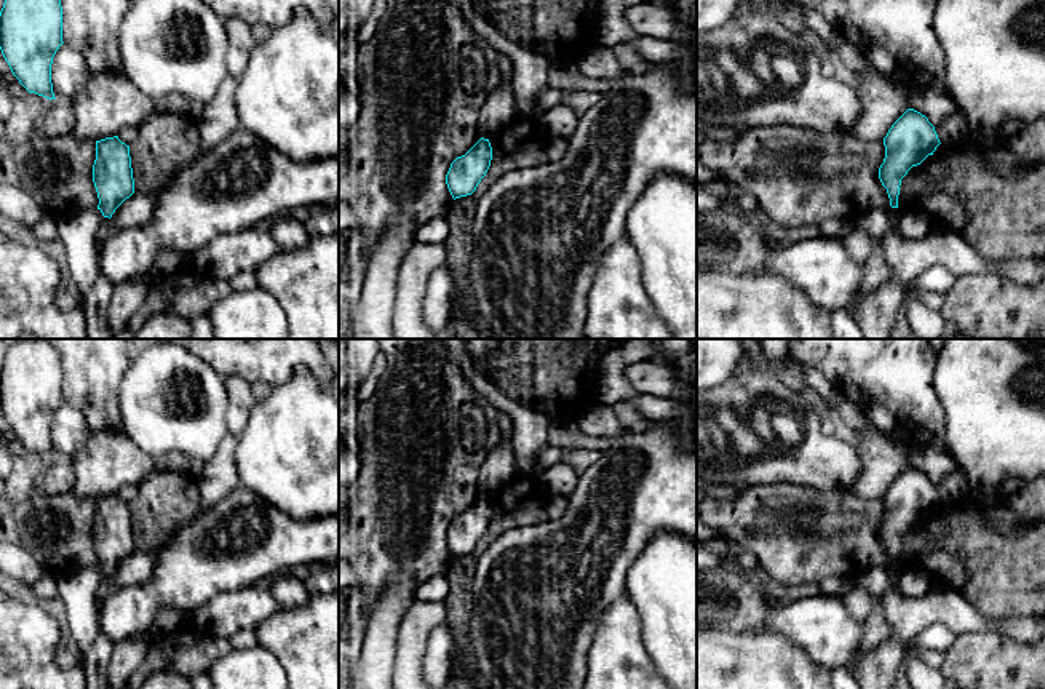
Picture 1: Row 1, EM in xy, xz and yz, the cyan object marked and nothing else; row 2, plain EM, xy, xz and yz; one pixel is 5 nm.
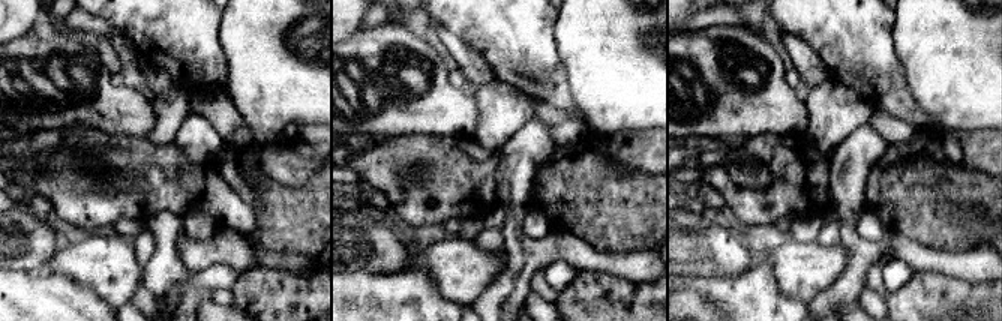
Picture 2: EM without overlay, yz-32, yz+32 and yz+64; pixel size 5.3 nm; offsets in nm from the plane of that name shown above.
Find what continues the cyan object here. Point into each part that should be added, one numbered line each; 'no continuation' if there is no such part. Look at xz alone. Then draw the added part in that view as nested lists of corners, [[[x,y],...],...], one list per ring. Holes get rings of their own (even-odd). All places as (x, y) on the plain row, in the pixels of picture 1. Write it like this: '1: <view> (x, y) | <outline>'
no continuation

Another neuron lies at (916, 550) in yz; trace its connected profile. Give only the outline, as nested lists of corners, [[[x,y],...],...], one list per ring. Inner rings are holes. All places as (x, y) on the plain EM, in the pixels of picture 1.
[[[920,523],[912,524],[901,537],[898,566],[901,569],[920,568],[932,575],[935,583],[954,590],[968,580],[964,563],[954,553],[936,545]]]

